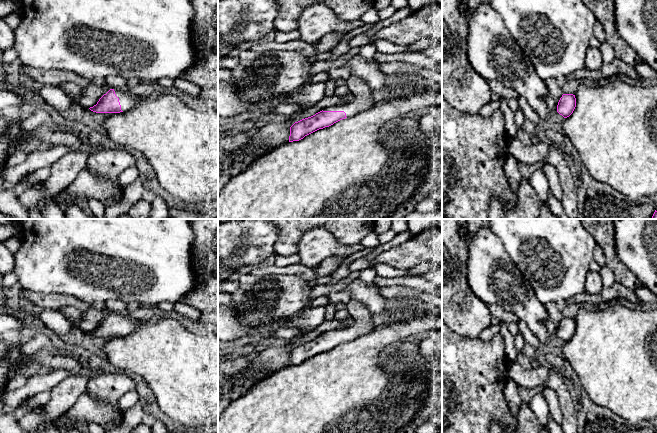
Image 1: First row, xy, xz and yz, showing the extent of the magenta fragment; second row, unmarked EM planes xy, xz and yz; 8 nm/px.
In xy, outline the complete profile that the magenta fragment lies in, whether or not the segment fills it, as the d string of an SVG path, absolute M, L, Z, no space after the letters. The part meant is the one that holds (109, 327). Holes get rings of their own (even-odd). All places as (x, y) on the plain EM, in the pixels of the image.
M120 312L110 313L96 329L89 333L96 337L120 337L134 331L141 320L123 316Z

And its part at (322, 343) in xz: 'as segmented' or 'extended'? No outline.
extended

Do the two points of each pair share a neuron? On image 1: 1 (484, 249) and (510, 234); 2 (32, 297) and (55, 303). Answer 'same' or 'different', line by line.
1: different
2: same

